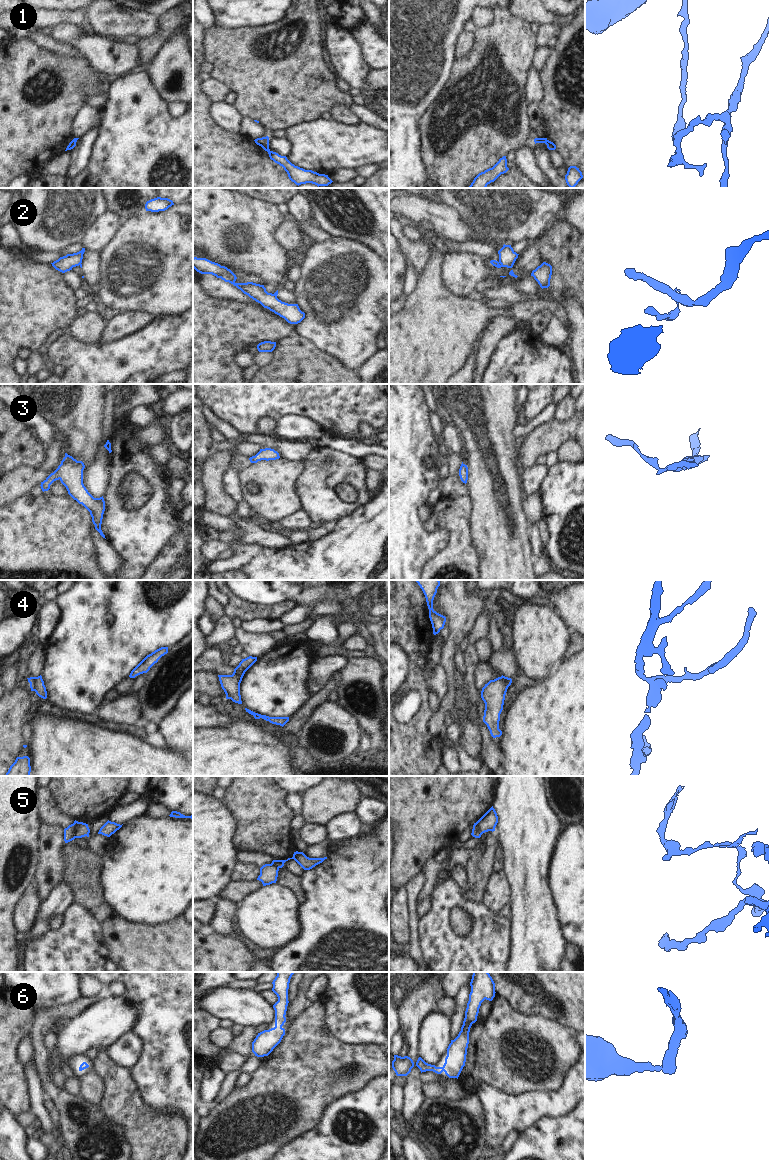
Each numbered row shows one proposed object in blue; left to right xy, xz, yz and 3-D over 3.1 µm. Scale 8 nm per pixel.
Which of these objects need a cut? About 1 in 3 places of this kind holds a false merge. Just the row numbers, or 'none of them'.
1, 2, 5

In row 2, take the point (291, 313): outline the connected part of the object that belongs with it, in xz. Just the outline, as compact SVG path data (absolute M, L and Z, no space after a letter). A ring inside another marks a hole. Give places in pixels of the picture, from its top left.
M193 258L193 268L201 274L212 274L229 282L240 289L244 294L260 303L264 308L269 309L290 324L298 324L305 318L298 304L288 304L282 302L275 294L268 293L264 285L253 282L236 283L236 275L227 267L212 262L206 258Z

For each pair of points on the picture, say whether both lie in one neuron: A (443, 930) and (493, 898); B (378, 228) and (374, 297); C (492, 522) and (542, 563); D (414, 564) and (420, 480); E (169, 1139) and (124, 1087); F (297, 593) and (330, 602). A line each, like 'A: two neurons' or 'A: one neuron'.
A: two neurons
B: two neurons
C: two neurons
D: one neuron
E: one neuron
F: two neurons

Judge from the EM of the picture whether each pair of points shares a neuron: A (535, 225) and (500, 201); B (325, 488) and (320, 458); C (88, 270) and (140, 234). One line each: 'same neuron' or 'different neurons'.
A: same neuron
B: same neuron
C: different neurons

